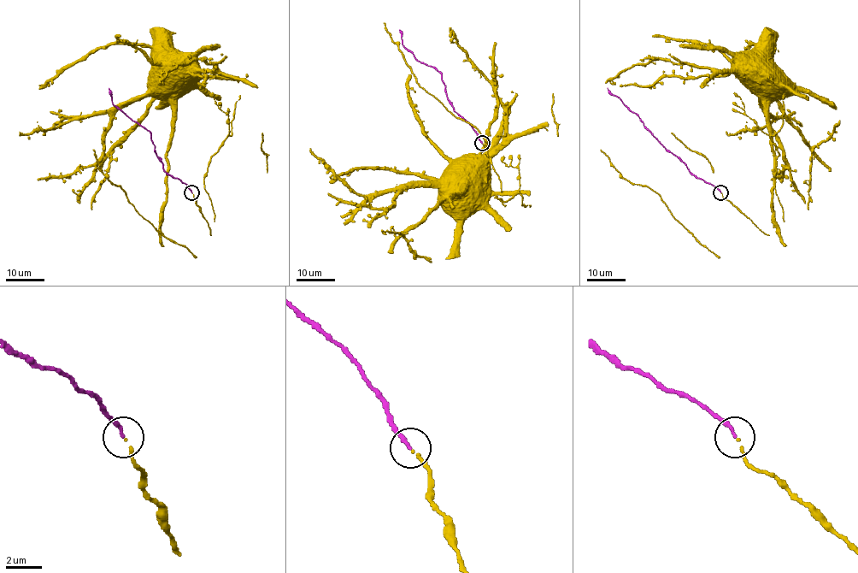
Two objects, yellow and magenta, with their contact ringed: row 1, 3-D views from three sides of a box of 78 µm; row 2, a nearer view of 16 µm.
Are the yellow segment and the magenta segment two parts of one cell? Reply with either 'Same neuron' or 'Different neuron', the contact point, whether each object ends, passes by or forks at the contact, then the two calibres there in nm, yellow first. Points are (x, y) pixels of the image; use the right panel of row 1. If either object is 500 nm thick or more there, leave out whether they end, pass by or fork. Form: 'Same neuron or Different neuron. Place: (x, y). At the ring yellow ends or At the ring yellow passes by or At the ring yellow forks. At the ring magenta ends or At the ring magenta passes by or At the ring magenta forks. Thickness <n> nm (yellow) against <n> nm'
Same neuron. Place: (720, 192). At the ring yellow ends. At the ring magenta ends. Thickness 140 nm (yellow) against 180 nm

